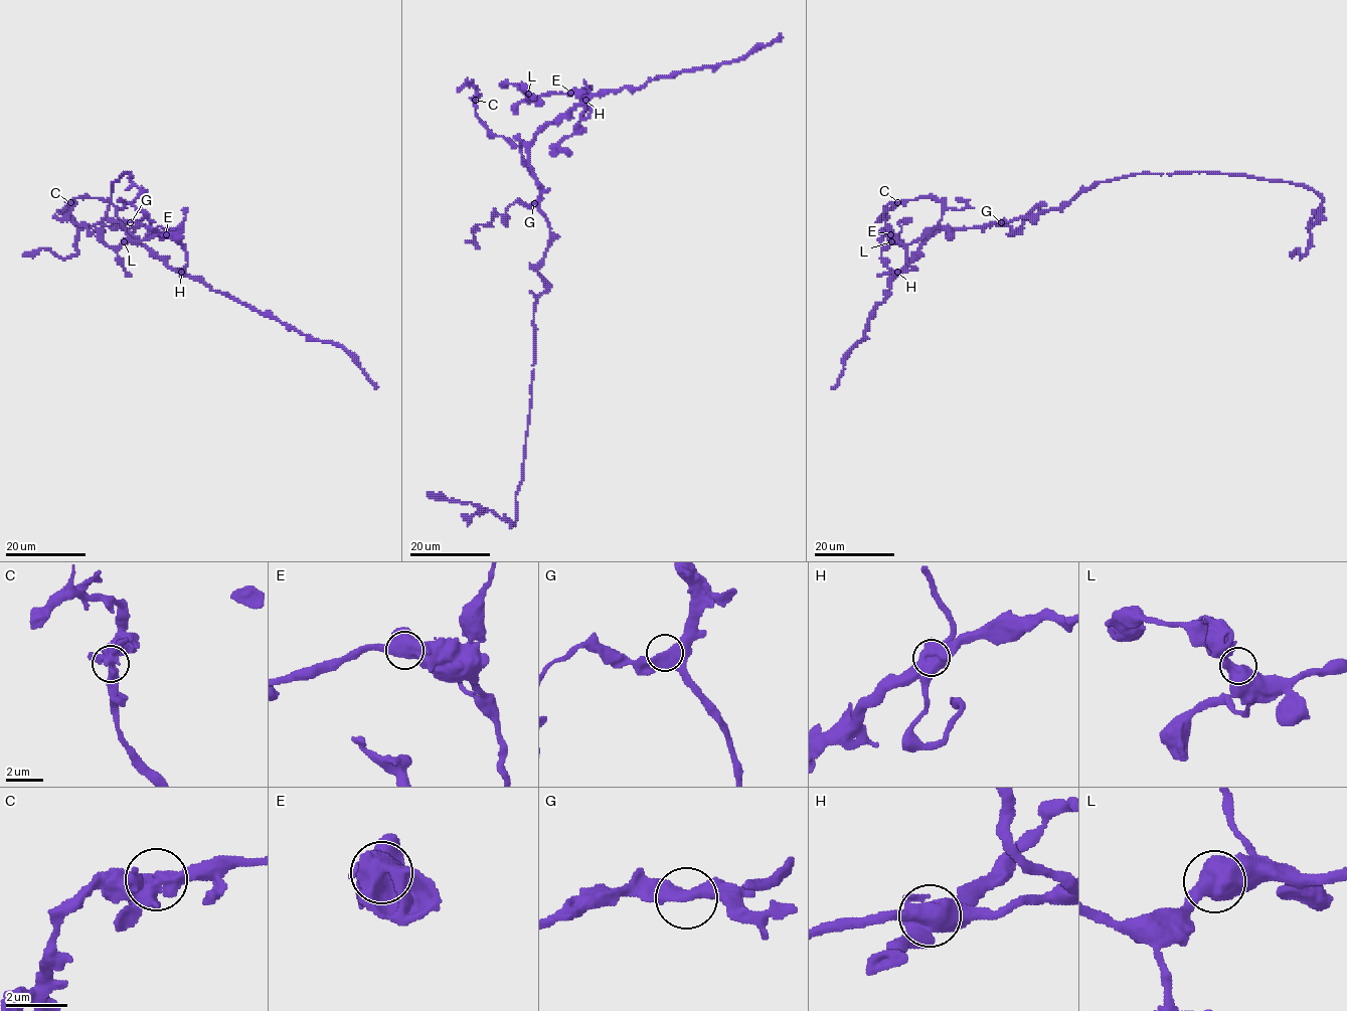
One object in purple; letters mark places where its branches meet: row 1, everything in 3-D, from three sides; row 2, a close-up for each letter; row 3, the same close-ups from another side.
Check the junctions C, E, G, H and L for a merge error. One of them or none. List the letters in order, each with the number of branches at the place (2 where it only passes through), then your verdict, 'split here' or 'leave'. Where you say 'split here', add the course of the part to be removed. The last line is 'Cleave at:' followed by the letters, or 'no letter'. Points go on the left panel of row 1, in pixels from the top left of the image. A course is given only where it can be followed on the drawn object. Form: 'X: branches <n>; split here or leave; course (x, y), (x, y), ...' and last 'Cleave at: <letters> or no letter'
C: branches 3; leave
E: branches 3; leave
G: branches 3; leave
H: branches 3; split here; course (181, 272), (186, 247), (171, 235), (155, 234), (127, 240), (117, 250), (118, 262), (132, 276)
L: branches 2; leave
Cleave at: H

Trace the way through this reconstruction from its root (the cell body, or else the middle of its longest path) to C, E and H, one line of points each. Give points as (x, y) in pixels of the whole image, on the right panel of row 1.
C: (1041, 212), (976, 227), (944, 228), (940, 220), (945, 204), (938, 198), (917, 197), (897, 202)
E: (1041, 212), (982, 226), (937, 230), (902, 270), (913, 271), (915, 269), (907, 263), (906, 248), (890, 234)
H: (1041, 212), (982, 226), (937, 230), (914, 258), (897, 272)

